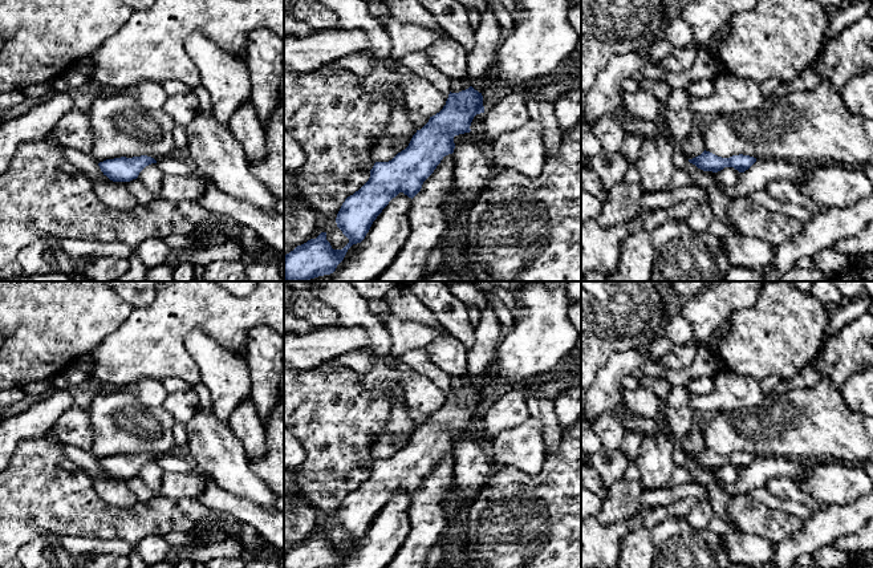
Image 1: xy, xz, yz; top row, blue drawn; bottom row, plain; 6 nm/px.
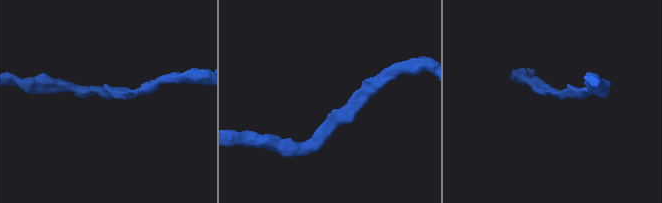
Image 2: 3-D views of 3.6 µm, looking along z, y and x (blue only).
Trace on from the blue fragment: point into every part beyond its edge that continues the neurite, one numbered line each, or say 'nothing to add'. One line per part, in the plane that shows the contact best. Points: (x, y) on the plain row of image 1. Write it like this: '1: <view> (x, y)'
nothing to add

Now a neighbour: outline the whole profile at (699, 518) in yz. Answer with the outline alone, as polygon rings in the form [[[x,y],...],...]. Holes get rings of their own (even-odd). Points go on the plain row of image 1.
[[[702,500],[690,511],[686,520],[694,530],[703,531],[708,528],[712,516],[711,503]]]

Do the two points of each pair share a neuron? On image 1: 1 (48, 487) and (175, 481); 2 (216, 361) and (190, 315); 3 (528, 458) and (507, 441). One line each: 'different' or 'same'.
1: different
2: different
3: same

